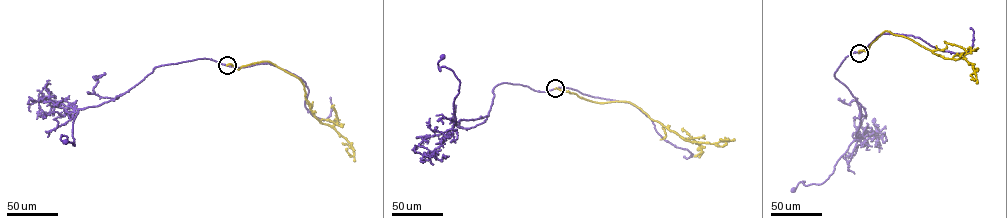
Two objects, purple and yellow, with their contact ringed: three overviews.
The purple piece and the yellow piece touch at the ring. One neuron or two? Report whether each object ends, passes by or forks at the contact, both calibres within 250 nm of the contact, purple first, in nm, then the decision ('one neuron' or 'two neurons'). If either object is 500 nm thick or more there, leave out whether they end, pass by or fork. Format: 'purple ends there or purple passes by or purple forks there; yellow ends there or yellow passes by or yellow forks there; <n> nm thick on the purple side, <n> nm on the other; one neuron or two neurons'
purple passes by; yellow ends there; 170 nm thick on the purple side, 360 nm on the other; two neurons

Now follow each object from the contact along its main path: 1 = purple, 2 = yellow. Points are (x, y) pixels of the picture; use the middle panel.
1: (555, 88), (498, 84), (487, 116), (453, 125), (460, 83), (452, 70), (439, 70), (442, 56)
2: (555, 88), (597, 103), (629, 102), (686, 140), (714, 143), (731, 140), (720, 139)

